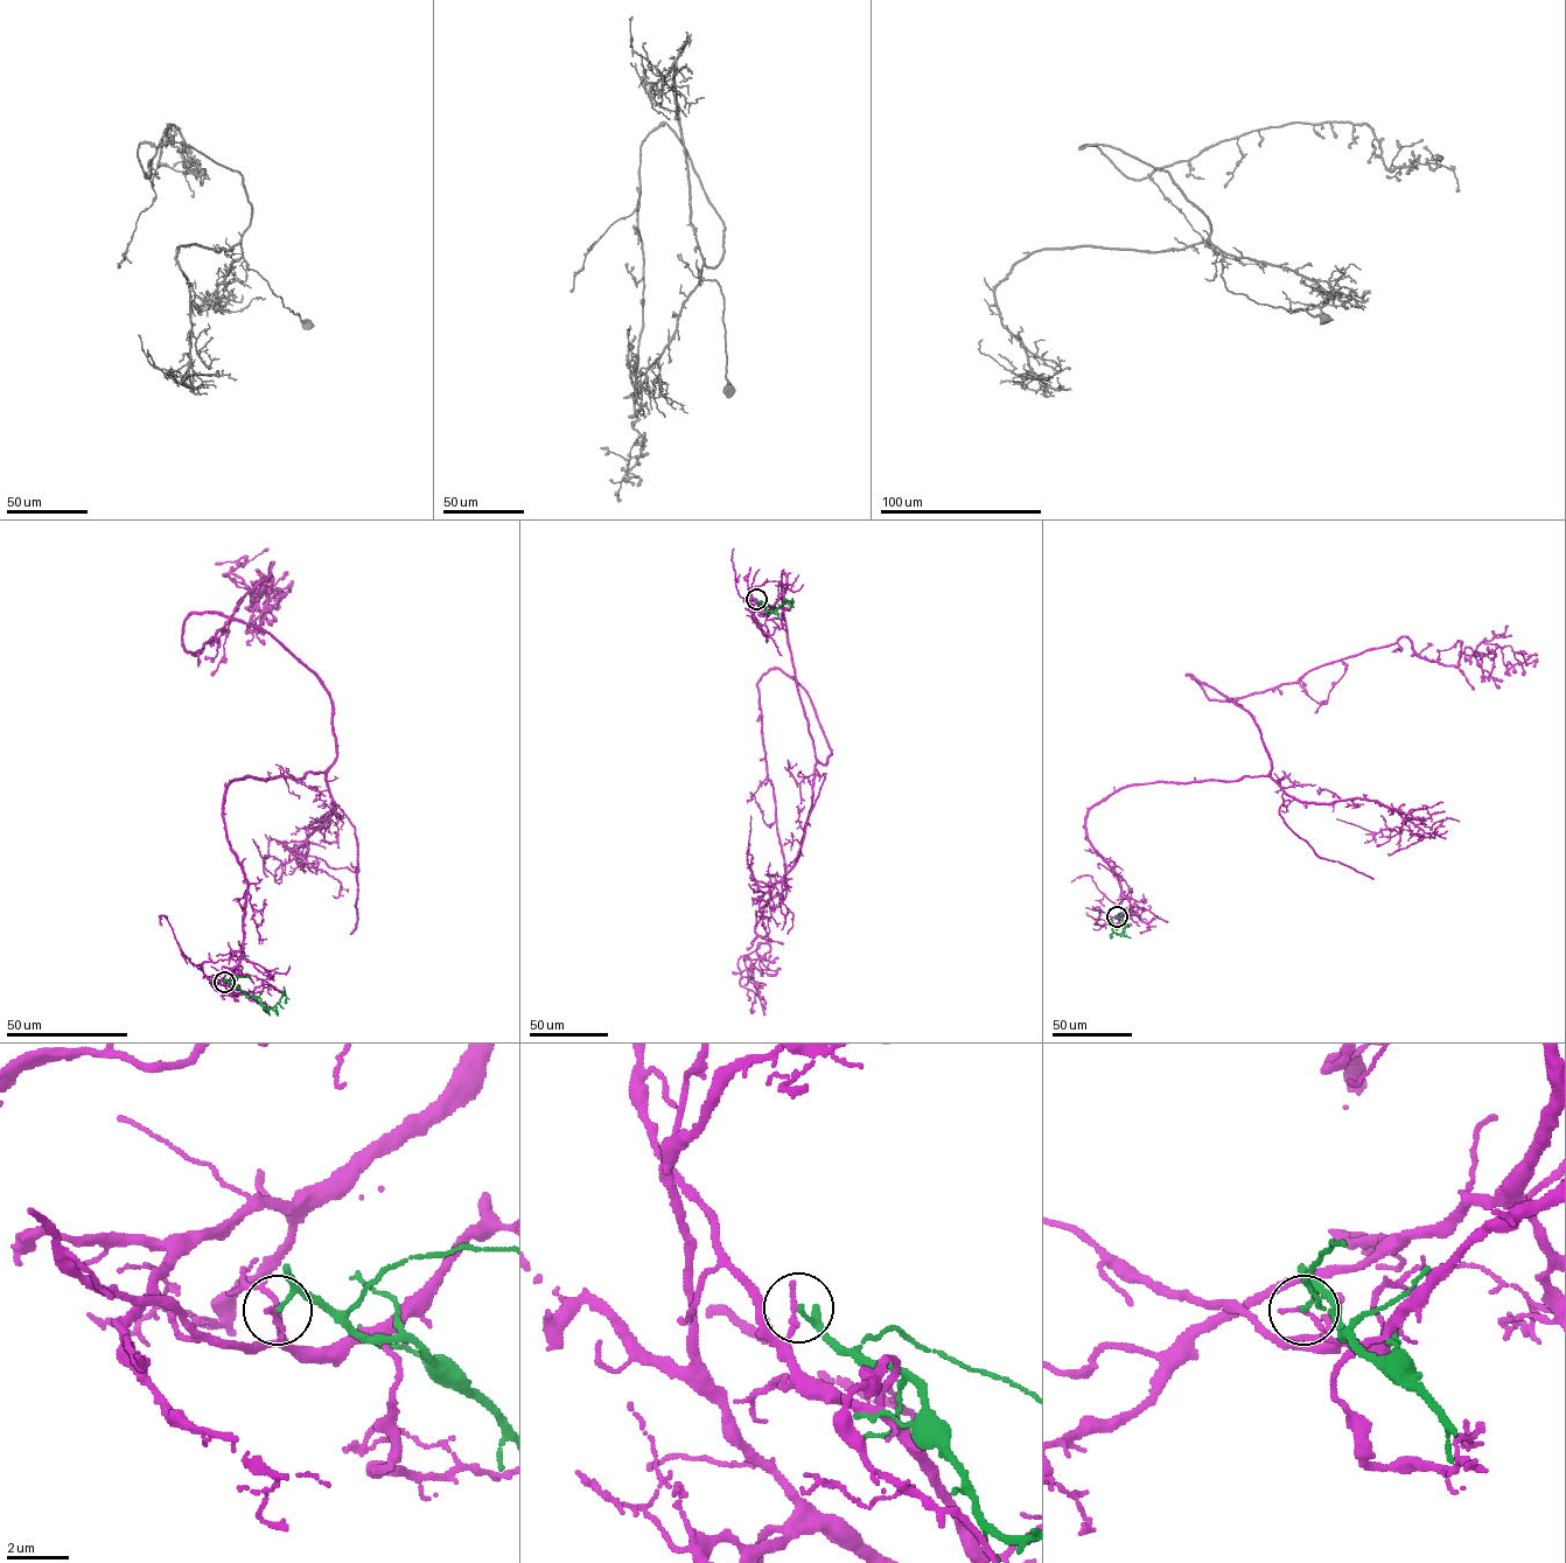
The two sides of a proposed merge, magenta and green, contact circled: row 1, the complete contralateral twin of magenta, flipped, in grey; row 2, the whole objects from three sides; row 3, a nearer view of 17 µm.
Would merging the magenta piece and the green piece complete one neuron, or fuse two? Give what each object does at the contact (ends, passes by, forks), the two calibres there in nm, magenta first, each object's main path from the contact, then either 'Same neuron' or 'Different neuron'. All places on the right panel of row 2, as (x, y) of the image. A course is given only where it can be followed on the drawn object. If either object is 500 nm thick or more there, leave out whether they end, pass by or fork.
At the ring magenta ends. At the ring green passes by. Thickness 180 nm (magenta) against 110 nm. Course of magenta: (1117, 916), (1088, 811), (1271, 769), (1187, 675), (1228, 700), (1403, 637), (1537, 654). Course of green: (1117, 916), (1126, 925), (1119, 934), (1112, 930), (1111, 921), (1116, 930). Different neuron

